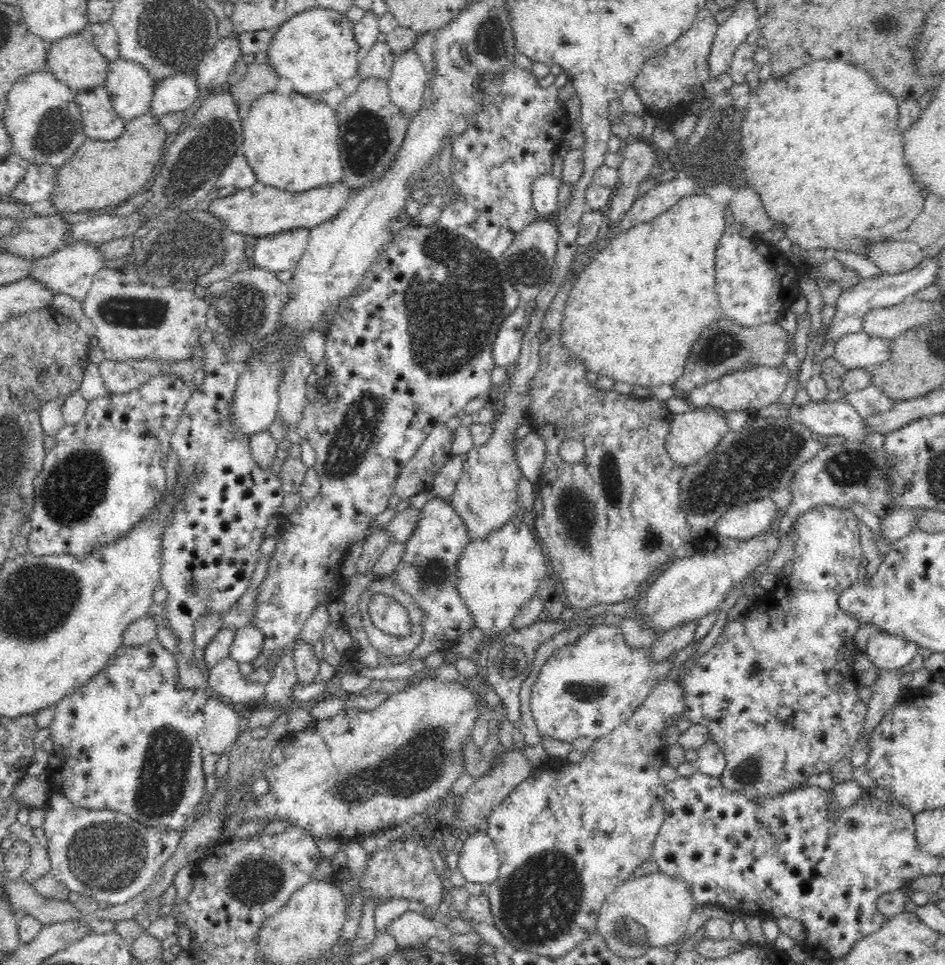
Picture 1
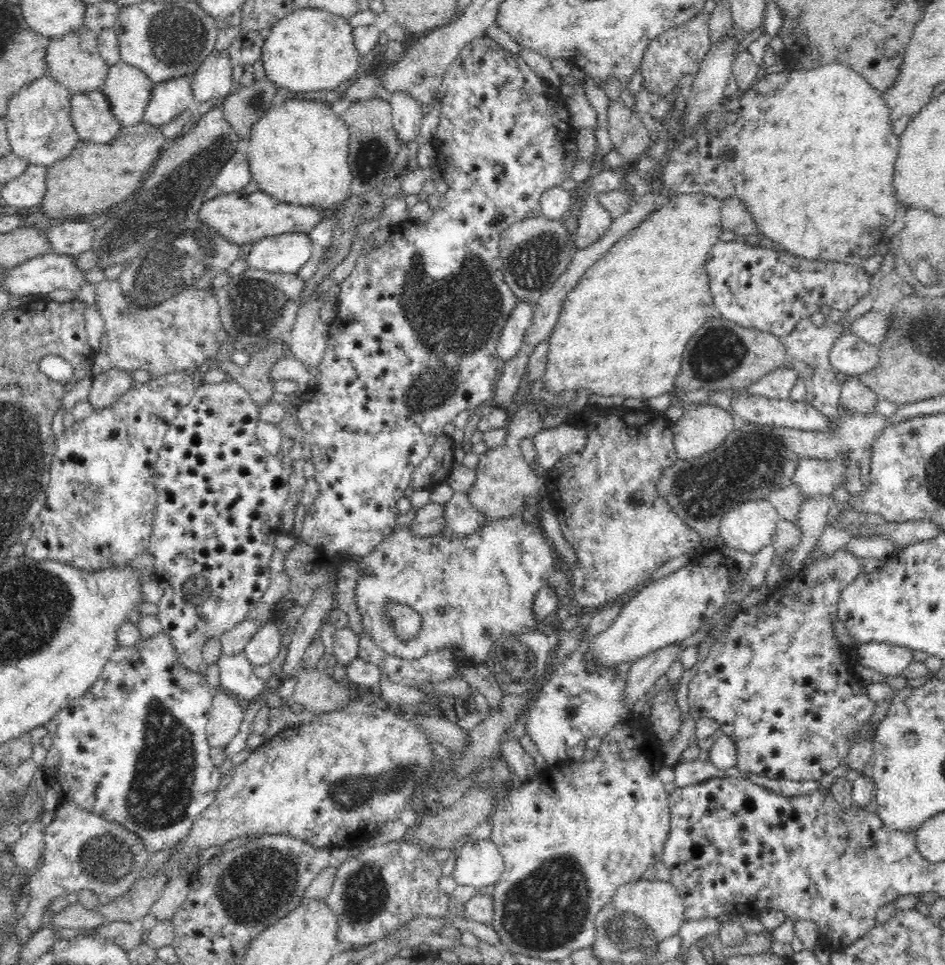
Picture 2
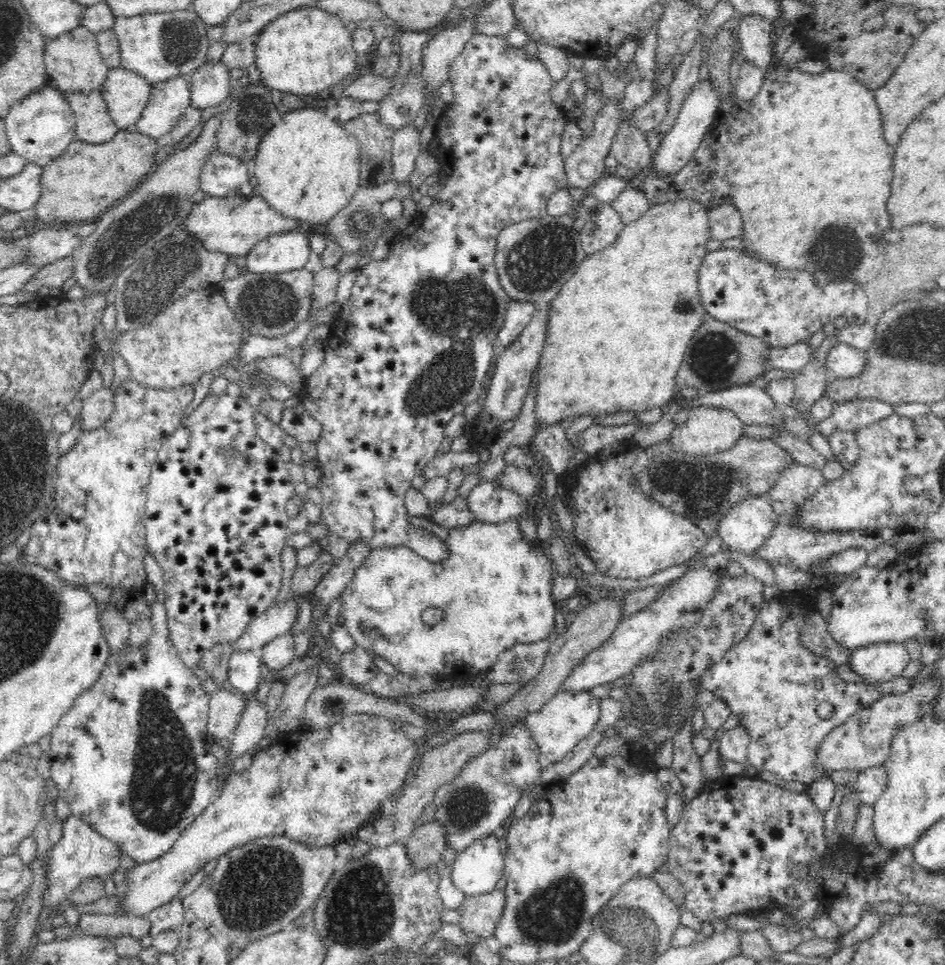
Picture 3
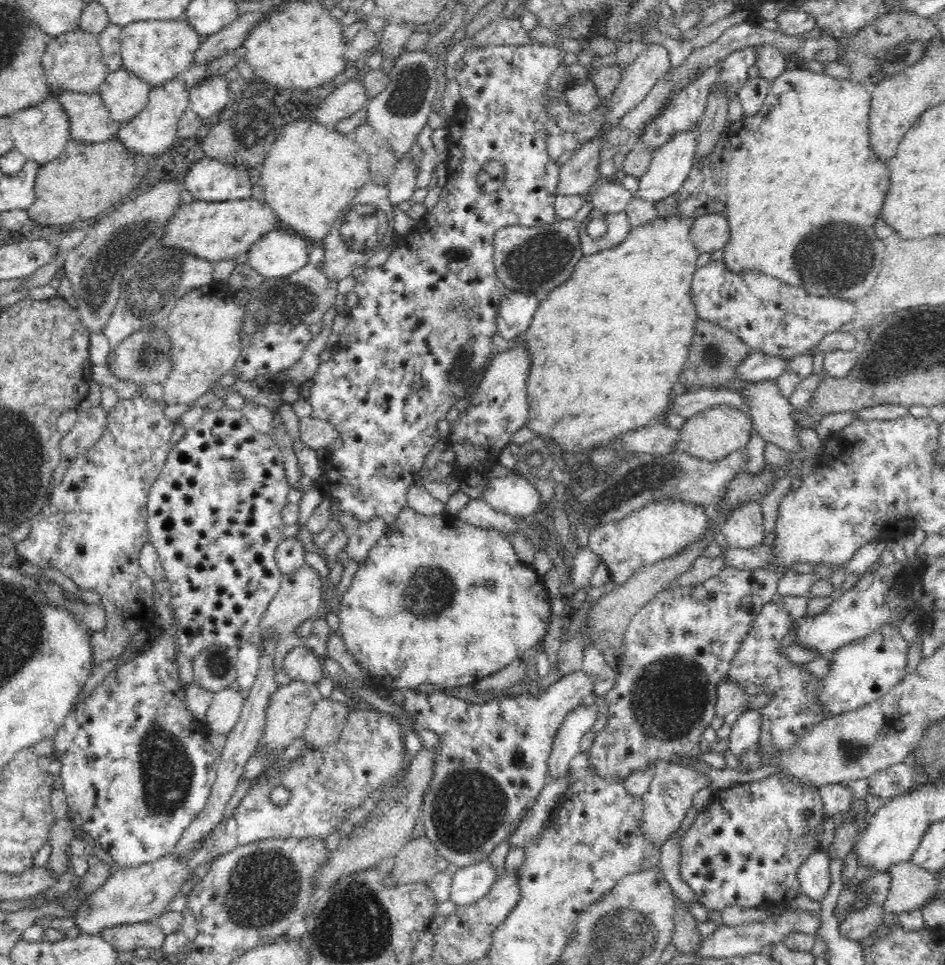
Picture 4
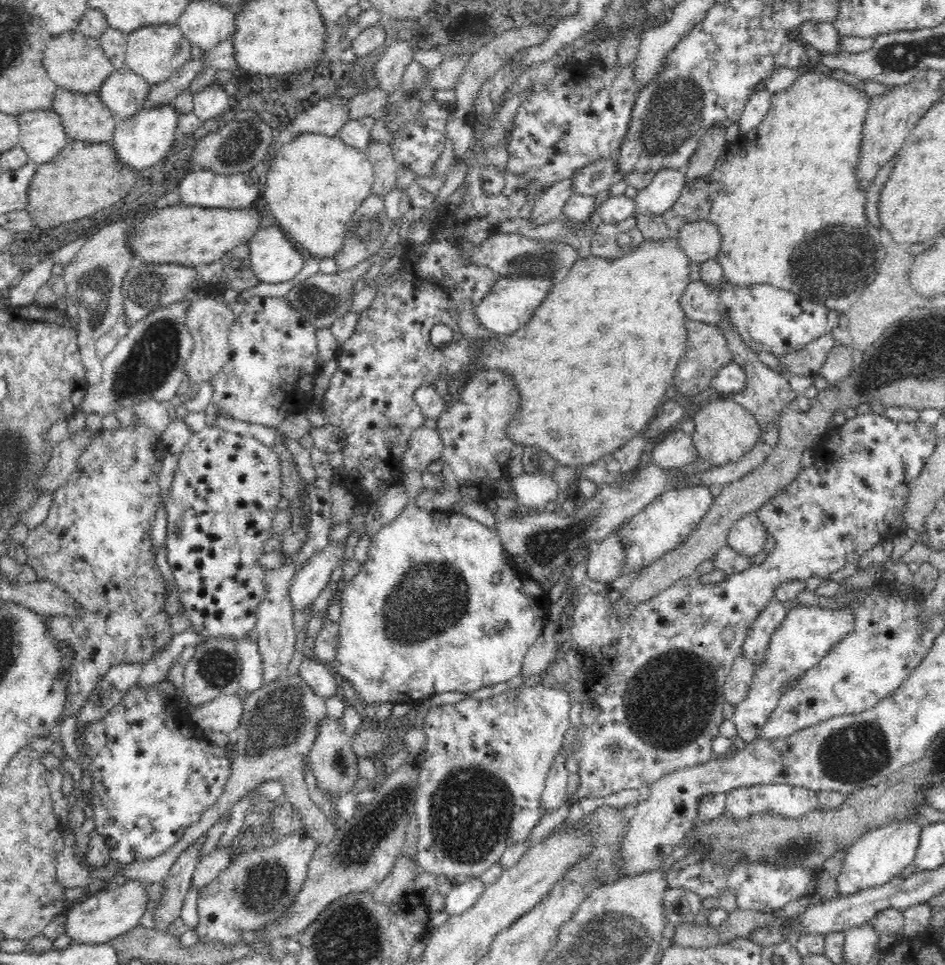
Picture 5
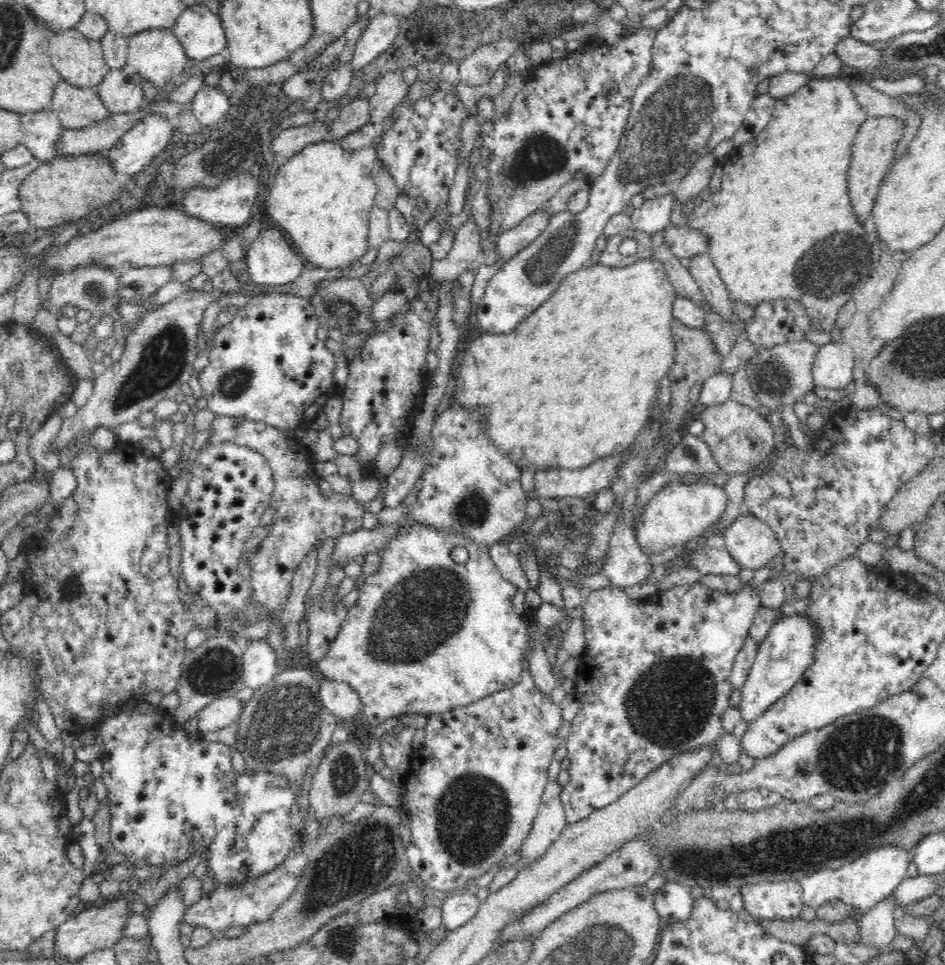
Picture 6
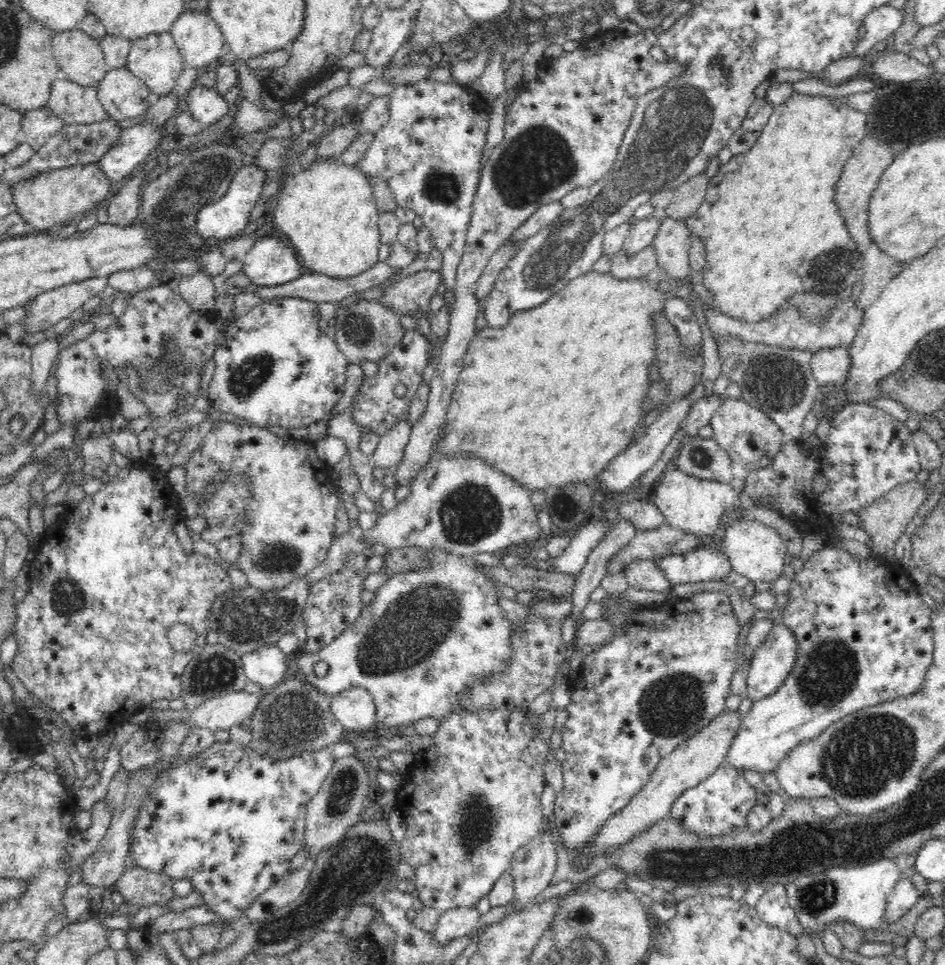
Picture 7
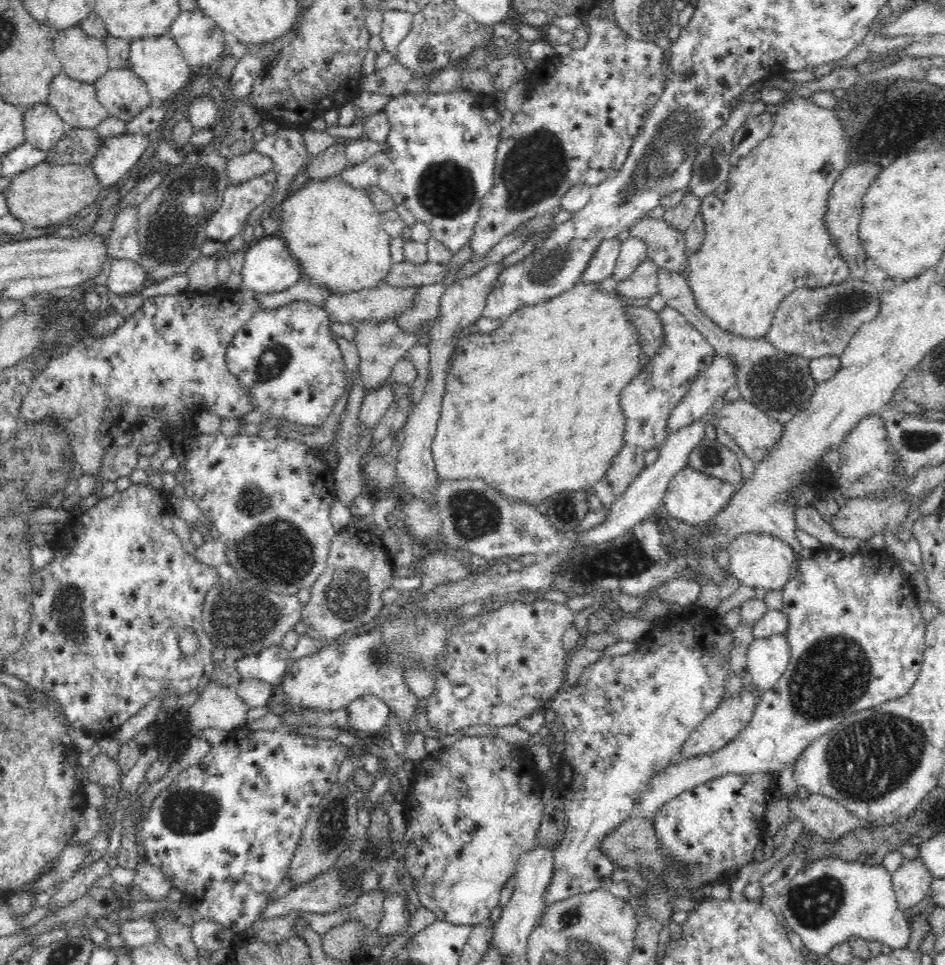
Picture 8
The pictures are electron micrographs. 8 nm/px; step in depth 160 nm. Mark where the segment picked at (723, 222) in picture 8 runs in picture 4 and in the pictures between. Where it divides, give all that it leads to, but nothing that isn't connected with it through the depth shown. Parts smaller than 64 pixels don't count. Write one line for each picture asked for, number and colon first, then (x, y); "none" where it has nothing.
4: (778, 180)
5: (786, 199)
6: (776, 214)
7: (771, 228)

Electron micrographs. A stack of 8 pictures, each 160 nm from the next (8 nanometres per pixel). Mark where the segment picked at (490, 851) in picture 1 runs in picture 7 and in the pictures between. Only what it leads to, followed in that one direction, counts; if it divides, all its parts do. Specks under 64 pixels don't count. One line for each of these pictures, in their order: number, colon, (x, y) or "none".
2: (480, 864)
3: (476, 870)
4: (470, 883)
5: (463, 896)
6: (457, 909)
7: (452, 924)

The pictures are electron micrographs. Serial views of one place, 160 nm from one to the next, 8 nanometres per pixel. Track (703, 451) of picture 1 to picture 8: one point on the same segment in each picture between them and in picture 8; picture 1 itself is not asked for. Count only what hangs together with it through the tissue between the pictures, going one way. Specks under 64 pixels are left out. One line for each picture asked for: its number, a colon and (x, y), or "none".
2: (702, 428)
3: (708, 429)
4: (714, 433)
5: (724, 430)
6: (740, 439)
7: (749, 436)
8: (752, 430)

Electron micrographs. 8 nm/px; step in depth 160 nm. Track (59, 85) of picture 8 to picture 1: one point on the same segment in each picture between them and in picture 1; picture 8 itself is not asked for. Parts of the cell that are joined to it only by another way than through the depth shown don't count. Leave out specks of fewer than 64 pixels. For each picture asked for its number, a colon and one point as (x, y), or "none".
1: (100, 121)
2: (91, 114)
3: (94, 125)
4: (90, 121)
5: (85, 118)
6: (77, 108)
7: (73, 103)

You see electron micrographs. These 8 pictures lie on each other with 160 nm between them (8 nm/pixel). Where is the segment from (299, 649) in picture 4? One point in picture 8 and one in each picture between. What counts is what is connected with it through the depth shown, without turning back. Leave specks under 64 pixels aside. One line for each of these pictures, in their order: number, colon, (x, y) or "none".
5: (317, 675)
6: (340, 699)
7: (354, 707)
8: (368, 714)

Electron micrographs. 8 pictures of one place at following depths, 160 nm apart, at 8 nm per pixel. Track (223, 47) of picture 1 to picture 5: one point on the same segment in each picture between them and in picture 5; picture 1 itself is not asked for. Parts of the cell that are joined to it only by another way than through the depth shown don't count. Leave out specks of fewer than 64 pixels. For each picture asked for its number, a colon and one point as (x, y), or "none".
2: (213, 79)
3: (209, 85)
4: (212, 95)
5: (212, 101)

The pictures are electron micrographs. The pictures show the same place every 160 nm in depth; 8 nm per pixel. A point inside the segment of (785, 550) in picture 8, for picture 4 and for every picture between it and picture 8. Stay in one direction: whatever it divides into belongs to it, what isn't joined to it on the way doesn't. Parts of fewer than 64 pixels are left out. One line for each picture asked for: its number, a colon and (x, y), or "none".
4: (744, 529)
5: (747, 536)
6: (752, 543)
7: (756, 551)

